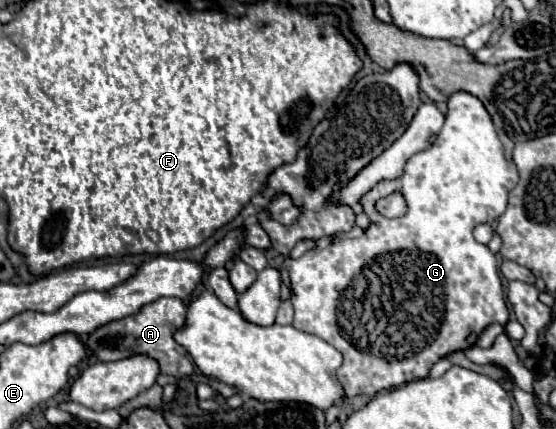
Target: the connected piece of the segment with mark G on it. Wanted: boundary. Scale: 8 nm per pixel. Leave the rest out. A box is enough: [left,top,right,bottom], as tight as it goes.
[285,91,517,397]

